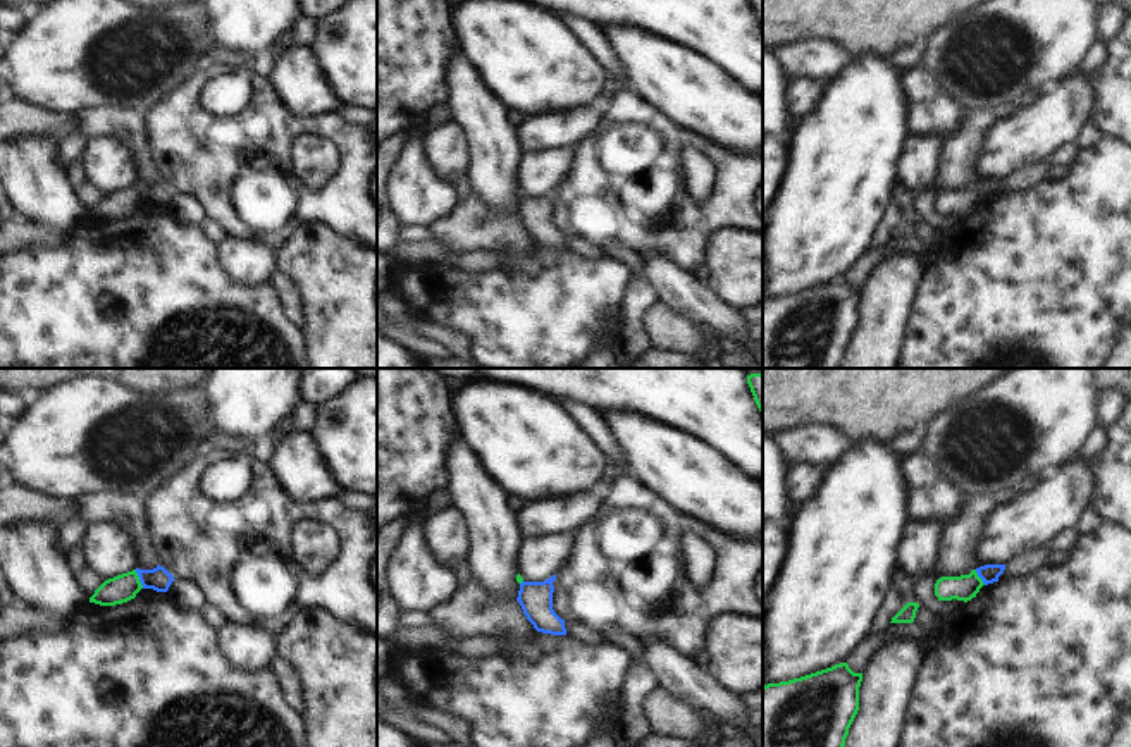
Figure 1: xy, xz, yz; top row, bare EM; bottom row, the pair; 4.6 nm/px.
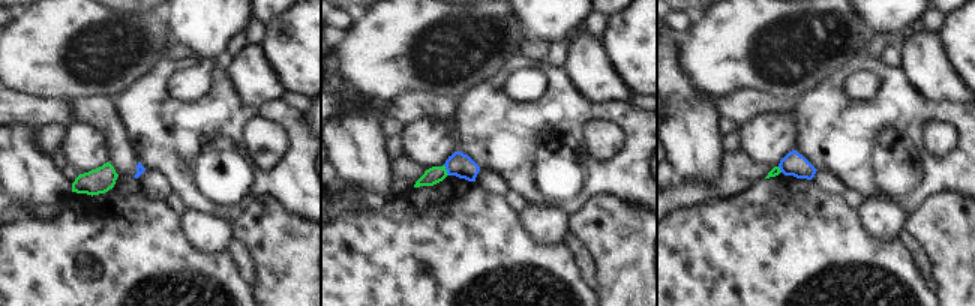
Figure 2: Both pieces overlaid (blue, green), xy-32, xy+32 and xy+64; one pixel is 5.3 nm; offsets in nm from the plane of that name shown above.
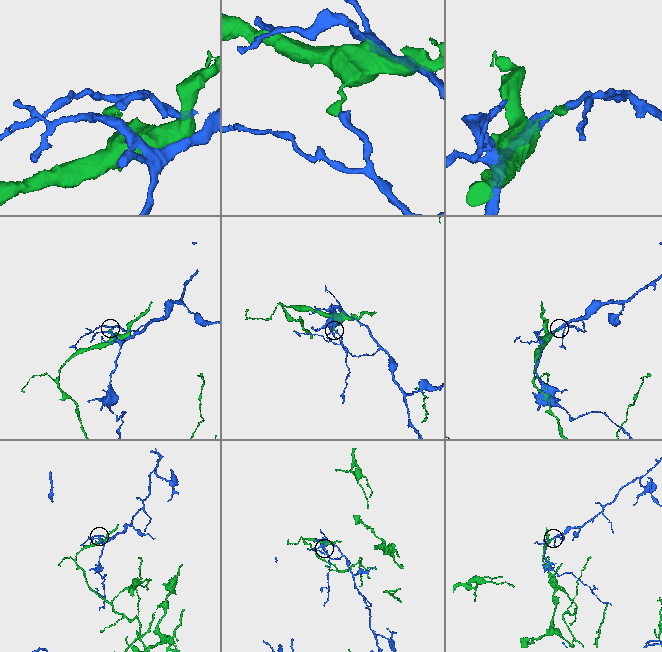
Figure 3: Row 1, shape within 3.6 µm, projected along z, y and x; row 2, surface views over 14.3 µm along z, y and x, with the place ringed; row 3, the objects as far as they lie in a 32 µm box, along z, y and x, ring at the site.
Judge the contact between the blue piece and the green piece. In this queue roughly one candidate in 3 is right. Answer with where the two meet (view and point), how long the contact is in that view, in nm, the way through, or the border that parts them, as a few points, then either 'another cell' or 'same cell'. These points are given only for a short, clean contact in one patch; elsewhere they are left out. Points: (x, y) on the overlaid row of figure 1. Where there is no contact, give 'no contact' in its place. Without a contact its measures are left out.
contact xy (140, 579); length 100 nm; another cell

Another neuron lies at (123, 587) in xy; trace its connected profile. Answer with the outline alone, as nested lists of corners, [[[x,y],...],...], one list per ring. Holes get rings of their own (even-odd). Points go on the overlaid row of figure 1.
[[[133,570],[105,580],[90,597],[90,602],[100,604],[100,606],[122,604],[134,599],[141,589],[143,585],[139,582],[139,577],[136,570]]]

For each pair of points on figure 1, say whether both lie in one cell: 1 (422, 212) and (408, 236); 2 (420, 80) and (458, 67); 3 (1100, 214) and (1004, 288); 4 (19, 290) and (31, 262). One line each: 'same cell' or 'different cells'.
1: different cells
2: different cells
3: same cell
4: same cell

